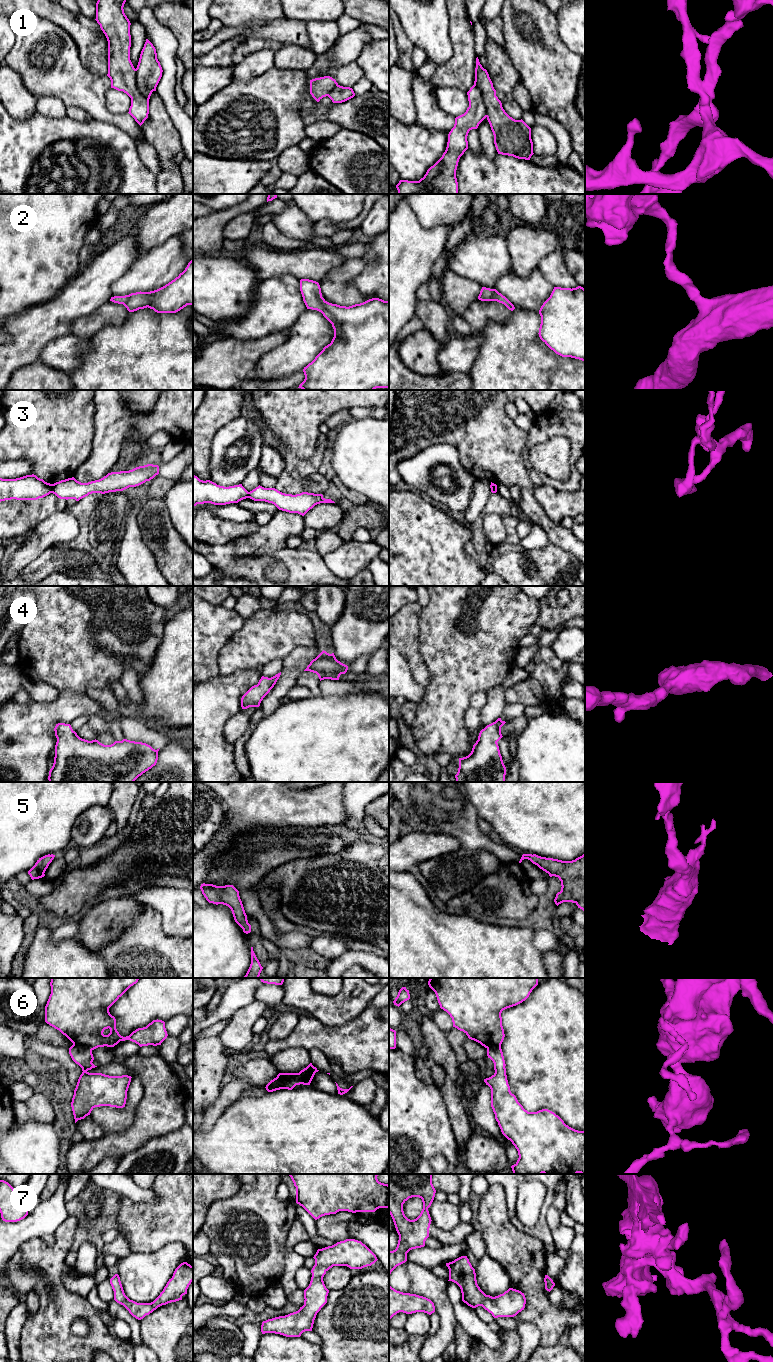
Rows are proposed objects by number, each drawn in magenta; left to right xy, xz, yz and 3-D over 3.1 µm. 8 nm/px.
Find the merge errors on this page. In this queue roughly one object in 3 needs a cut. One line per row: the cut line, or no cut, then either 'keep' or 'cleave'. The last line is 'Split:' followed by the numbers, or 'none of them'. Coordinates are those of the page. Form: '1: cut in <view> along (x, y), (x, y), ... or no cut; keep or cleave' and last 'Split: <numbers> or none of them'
1: cut in yz along (475, 75), (487, 116); cleave
2: no cut; keep
3: cut in xy along (51, 484), (52, 492); cleave
4: no cut; keep
5: no cut; keep
6: cut in xy along (73, 1043), (84, 1045), (91, 1050); cleave
7: no cut; keep
Split: 1, 3, 6

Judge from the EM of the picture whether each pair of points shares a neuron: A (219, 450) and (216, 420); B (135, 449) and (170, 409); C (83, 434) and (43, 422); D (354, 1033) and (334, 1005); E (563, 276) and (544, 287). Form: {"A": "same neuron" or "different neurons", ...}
{"A": "different neurons", "B": "different neurons", "C": "same neuron", "D": "different neurons", "E": "different neurons"}

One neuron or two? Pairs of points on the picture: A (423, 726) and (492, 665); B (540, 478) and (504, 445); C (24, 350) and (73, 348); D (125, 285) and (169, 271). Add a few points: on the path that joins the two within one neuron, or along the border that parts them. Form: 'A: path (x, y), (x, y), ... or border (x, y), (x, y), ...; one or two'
A: path (440, 709), (475, 674); one
B: border (526, 440), (524, 465), (533, 485); two
C: border (63, 336), (50, 341), (42, 350), (38, 360); two
D: path (136, 279), (151, 271), (158, 271); one

